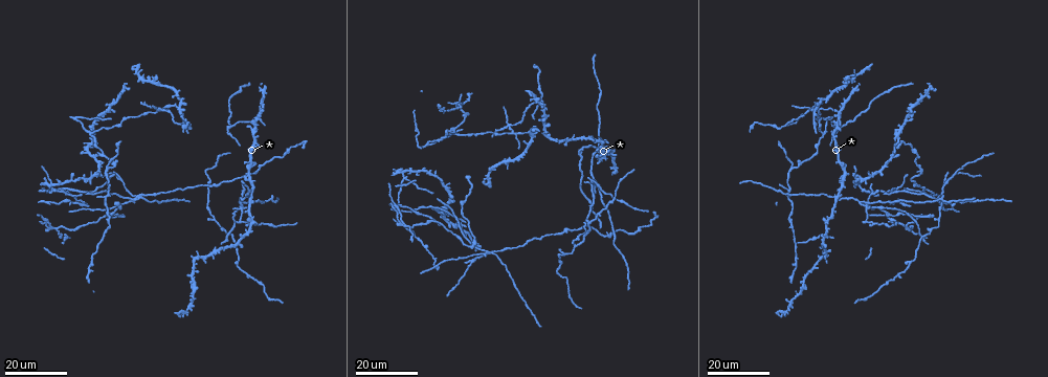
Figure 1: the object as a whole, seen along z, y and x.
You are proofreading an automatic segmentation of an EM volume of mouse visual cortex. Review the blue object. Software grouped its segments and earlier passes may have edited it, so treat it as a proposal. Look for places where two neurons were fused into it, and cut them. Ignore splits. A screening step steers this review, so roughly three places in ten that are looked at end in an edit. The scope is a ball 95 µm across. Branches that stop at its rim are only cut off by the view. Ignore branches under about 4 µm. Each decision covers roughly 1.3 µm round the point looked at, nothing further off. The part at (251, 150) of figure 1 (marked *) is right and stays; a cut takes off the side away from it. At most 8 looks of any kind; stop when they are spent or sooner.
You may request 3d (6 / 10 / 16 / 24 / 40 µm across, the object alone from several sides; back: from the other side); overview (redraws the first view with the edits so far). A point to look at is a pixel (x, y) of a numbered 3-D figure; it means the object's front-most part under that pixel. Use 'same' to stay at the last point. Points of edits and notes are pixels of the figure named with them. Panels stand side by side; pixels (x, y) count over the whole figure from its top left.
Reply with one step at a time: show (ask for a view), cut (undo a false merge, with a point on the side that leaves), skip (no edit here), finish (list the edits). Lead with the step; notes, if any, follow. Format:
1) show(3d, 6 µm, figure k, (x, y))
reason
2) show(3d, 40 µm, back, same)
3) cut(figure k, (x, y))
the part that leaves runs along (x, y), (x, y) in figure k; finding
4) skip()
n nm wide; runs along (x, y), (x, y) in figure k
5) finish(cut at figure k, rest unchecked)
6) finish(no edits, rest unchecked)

show(3d, 24 µm, figure 1, (253, 121))
four-way junction

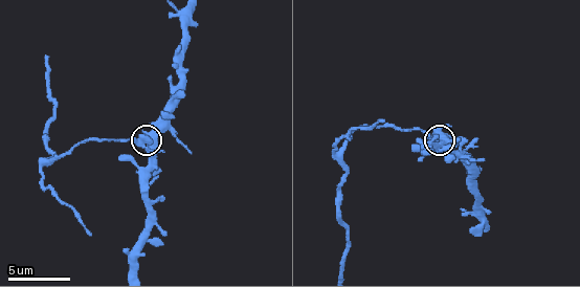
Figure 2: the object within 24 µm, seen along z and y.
show(3d, 10 µm, figure 2, (148, 142))

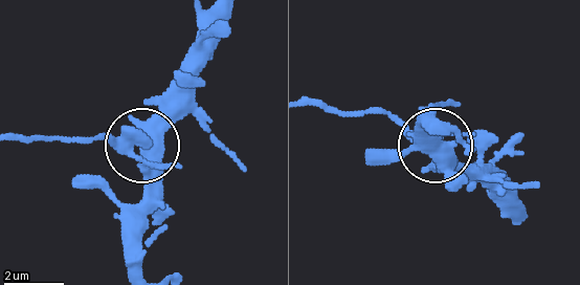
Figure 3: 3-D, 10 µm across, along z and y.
cut(figure 3, (88, 141))
4 arms; a second neuron is stuck on

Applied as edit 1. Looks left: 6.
show(3d, 24 µm, figure 1, (593, 173))
side arm on a straight run

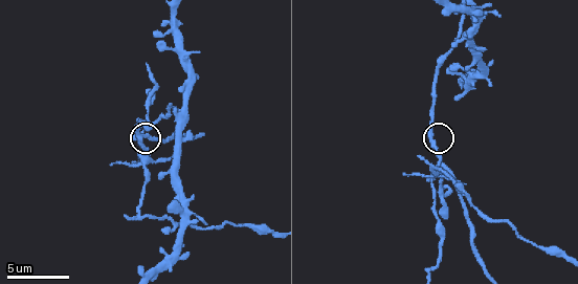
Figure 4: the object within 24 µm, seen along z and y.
show(3d, 10 µm, figure 4, (433, 142))

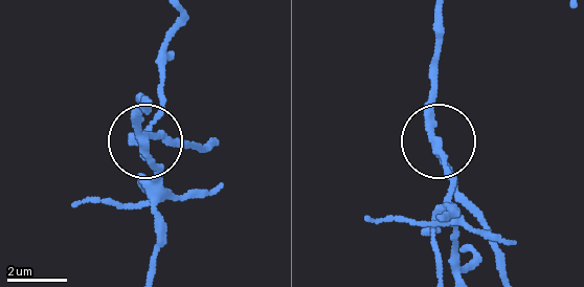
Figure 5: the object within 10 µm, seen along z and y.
cut(figure 5, (155, 168))
side arm 44 µm; the part that leaves runs along (434, 137), (450, 173), (434, 233), (442, 270) in figure 5; two neurons meet here

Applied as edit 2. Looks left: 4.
show(3d, 10 µm, figure 4, (178, 117))

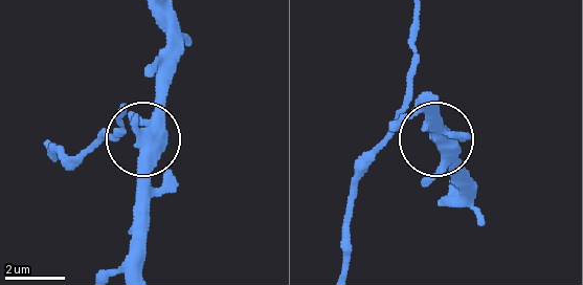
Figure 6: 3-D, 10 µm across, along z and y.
skip()
side arm 64 µm; runs along (152, 14), (169, 66), (147, 149), (147, 214) in figure 6; all the same neuron

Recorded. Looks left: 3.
finish(cut at figure 3, cut at figure 5, rest unchecked)

